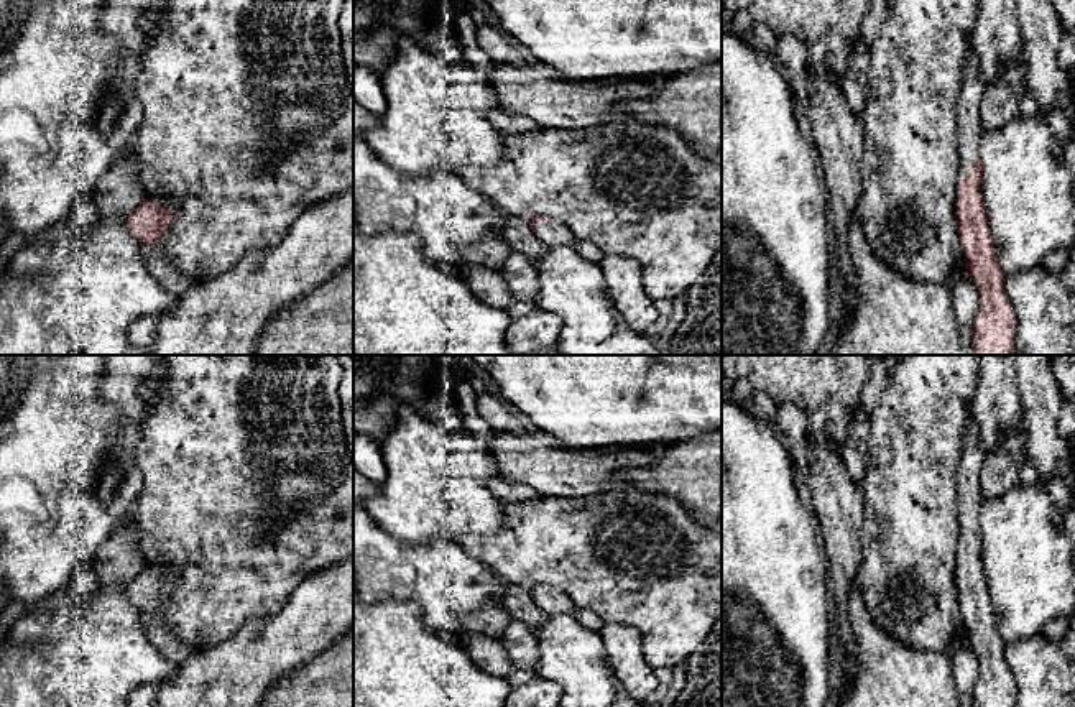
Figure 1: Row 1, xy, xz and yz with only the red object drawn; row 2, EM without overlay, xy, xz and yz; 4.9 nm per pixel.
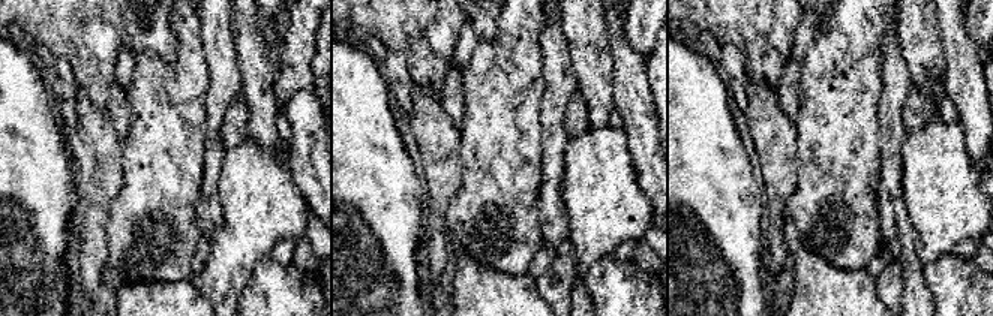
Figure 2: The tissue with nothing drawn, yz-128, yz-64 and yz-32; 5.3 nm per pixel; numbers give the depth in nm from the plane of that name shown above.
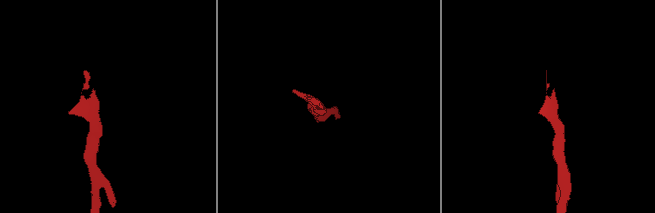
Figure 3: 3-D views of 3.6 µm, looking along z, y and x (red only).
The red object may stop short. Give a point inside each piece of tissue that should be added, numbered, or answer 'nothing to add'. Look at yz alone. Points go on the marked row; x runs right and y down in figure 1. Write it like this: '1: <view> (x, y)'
1: yz (968, 102)

